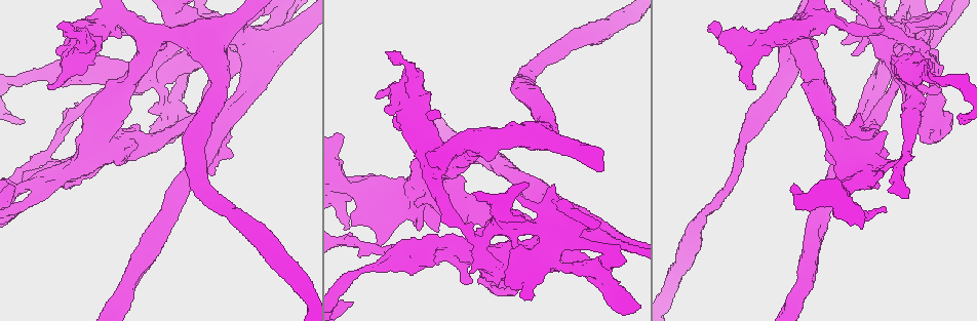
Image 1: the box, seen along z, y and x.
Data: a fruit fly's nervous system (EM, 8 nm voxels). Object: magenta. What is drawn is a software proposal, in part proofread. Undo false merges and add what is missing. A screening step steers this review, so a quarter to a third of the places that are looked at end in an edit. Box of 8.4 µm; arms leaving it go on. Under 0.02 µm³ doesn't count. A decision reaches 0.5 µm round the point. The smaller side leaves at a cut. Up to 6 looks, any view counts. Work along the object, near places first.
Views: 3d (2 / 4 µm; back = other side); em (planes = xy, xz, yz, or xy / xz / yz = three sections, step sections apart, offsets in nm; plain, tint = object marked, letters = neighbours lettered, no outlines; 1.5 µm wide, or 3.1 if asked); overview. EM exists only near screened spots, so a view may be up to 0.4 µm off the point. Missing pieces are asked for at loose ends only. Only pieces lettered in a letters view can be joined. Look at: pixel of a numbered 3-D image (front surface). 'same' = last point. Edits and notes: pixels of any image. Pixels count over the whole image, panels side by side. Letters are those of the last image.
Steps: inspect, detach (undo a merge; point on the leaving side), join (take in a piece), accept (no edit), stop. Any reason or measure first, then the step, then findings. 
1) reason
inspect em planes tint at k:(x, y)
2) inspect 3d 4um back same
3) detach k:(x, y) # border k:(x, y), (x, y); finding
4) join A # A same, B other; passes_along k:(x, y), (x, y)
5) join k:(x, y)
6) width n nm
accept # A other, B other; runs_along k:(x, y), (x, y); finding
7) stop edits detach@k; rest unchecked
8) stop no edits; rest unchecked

calibre changes
inspect em xz step 8 tint at 1:(379, 266)

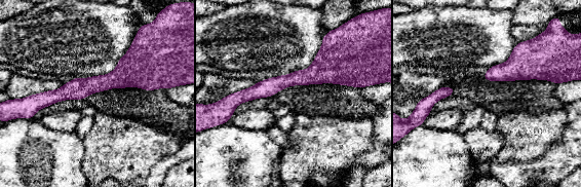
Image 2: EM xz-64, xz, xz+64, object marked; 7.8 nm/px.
inspect em planes letters same

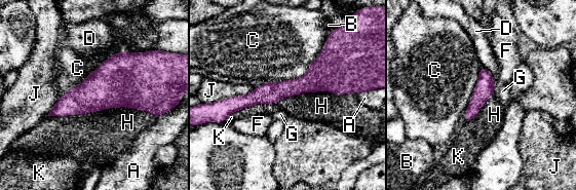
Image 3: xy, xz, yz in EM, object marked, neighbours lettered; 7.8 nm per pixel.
width 150 nm
accept # A other, B other, C other, D other, F other, G other, H other, J other, K other; one neuron here

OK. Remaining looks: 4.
abrupt turn
inspect em planes tint at 1:(373, 247)

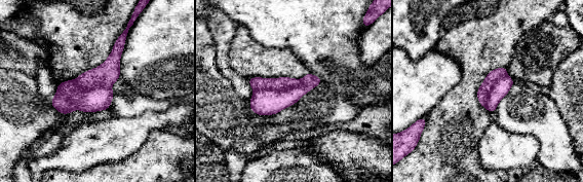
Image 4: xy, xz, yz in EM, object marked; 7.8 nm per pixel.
see the neighbours
inspect em planes letters same

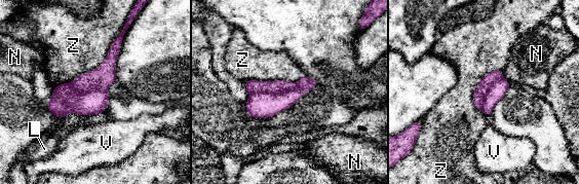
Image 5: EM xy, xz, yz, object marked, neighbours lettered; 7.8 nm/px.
width 220 nm
detach 5:(262, 105) # L other, N other, V other, Z other; border 5:(297, 82), (280, 93), (249, 95); two neurons meet here

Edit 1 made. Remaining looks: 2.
stop edits detach@5; rest unchecked

